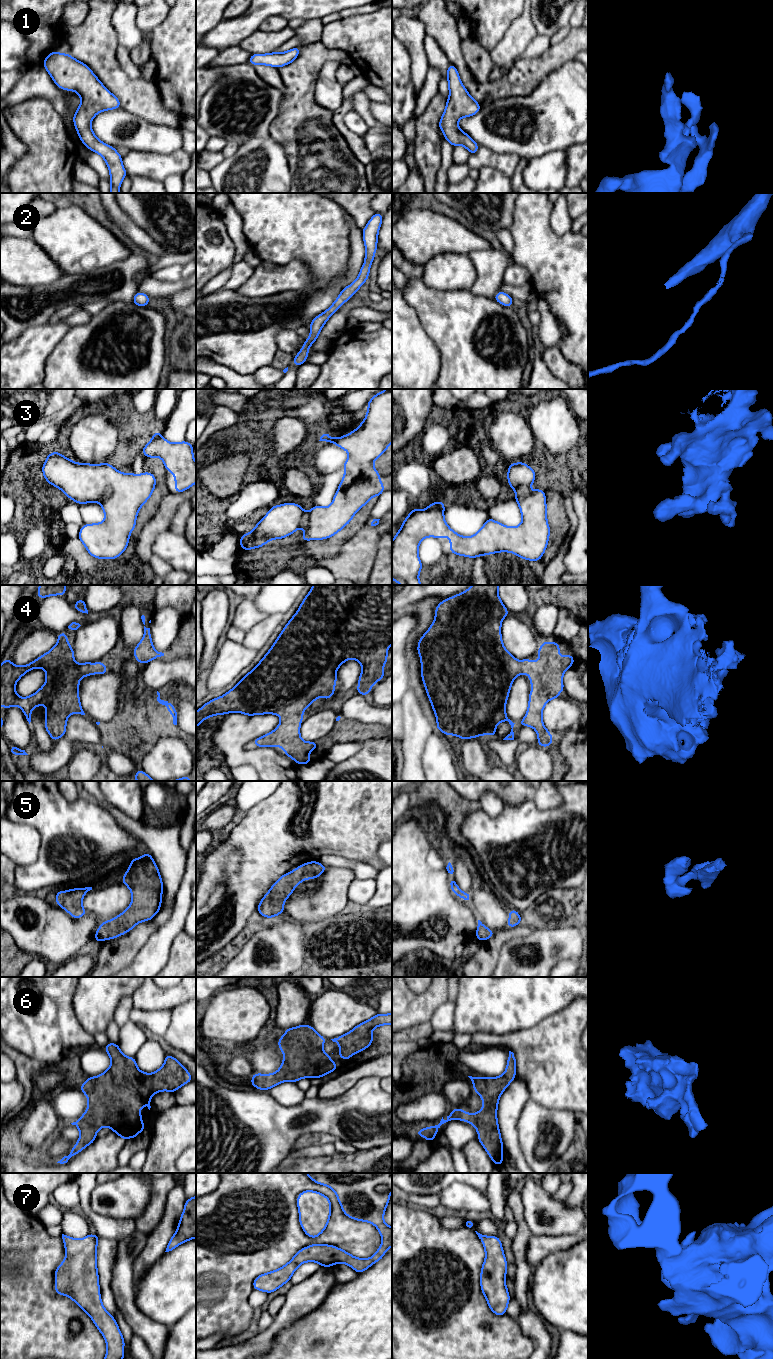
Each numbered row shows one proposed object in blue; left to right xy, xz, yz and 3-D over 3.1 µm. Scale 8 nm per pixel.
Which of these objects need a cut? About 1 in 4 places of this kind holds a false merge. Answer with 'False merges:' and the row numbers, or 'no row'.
False merges: no row

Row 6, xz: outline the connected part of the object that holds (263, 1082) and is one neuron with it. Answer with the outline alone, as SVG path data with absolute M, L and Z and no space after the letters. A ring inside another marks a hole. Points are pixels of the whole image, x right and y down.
M311 1025L285 1029L284 1036L278 1040L278 1047L284 1053L279 1070L272 1074L254 1073L251 1085L267 1091L285 1081L297 1083L301 1078L321 1078L337 1071L336 1062L323 1051L326 1040Z

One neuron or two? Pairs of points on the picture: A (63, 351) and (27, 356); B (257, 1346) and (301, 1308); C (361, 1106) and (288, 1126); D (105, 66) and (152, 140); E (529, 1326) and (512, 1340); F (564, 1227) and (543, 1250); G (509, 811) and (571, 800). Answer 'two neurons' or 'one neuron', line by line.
A: two neurons
B: one neuron
C: one neuron
D: two neurons
E: two neurons
F: two neurons
G: one neuron

